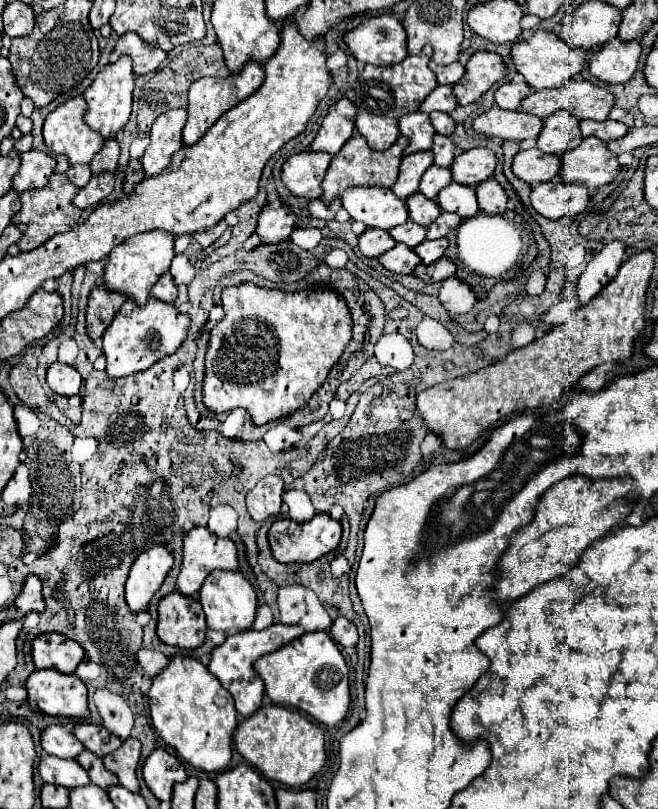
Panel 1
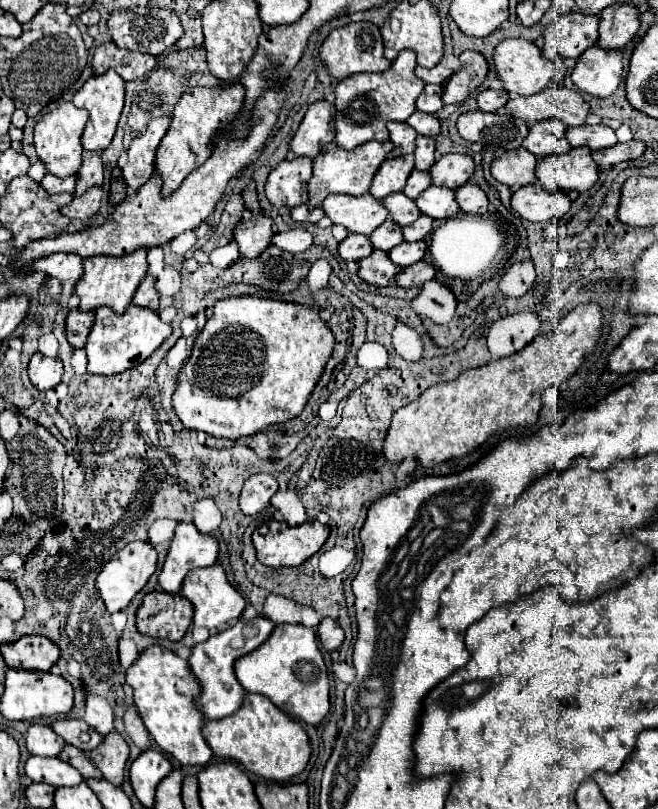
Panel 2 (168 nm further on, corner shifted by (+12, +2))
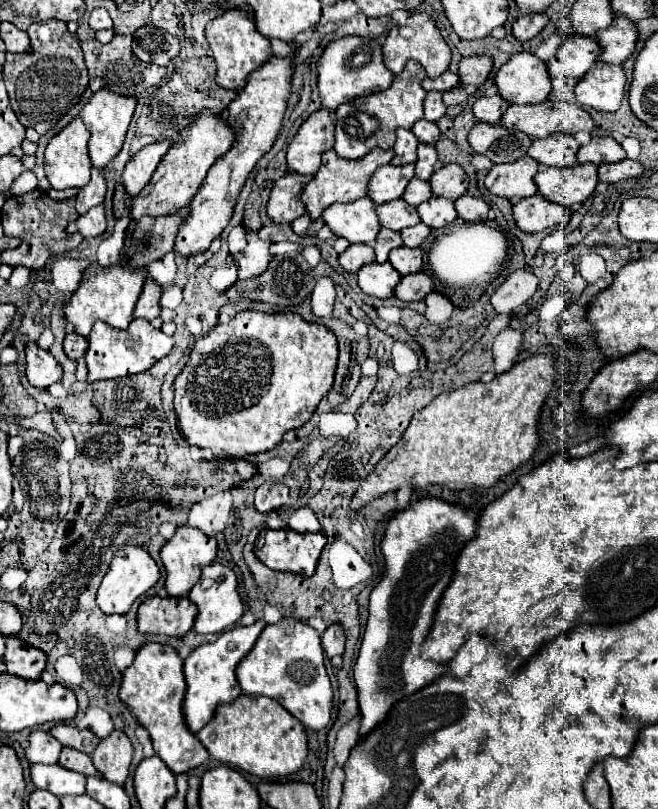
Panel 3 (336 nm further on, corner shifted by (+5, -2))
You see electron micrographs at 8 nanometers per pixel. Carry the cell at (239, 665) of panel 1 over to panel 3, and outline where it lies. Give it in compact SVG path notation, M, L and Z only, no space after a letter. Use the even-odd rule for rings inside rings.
M258 620L252 626L236 626L234 630L220 634L216 642L198 646L184 660L184 674L186 674L186 684L188 684L186 698L184 698L184 718L186 718L188 728L194 734L202 730L214 718L214 712L220 706L220 702L234 702L234 698L242 694L234 670L238 662L254 648L256 638L260 638L264 628L266 628L264 620Z

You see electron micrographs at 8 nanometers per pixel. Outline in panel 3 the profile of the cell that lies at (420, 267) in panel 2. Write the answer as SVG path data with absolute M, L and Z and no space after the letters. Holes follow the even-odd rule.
M416 272L416 274L408 274L404 276L394 294L400 298L400 300L406 300L406 302L414 302L414 300L422 300L428 292L434 290L434 280L432 276L424 274L424 272Z

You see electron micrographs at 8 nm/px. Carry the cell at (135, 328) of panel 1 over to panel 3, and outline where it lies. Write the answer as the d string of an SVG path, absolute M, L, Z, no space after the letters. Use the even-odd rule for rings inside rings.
M134 318L126 330L114 330L104 322L96 322L88 336L88 350L86 350L86 364L88 364L88 380L110 380L122 378L130 374L140 374L154 366L160 358L164 358L174 346L174 338L164 334L160 328L154 328L144 318Z

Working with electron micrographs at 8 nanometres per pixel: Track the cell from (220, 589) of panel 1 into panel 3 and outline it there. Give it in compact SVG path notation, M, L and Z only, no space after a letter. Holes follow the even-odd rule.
M218 562L202 568L202 576L194 584L194 588L190 590L188 598L198 606L198 616L196 616L194 628L200 634L222 634L224 630L234 628L234 624L244 614L244 604L242 604L242 598L238 594L236 574L228 566L222 566Z

